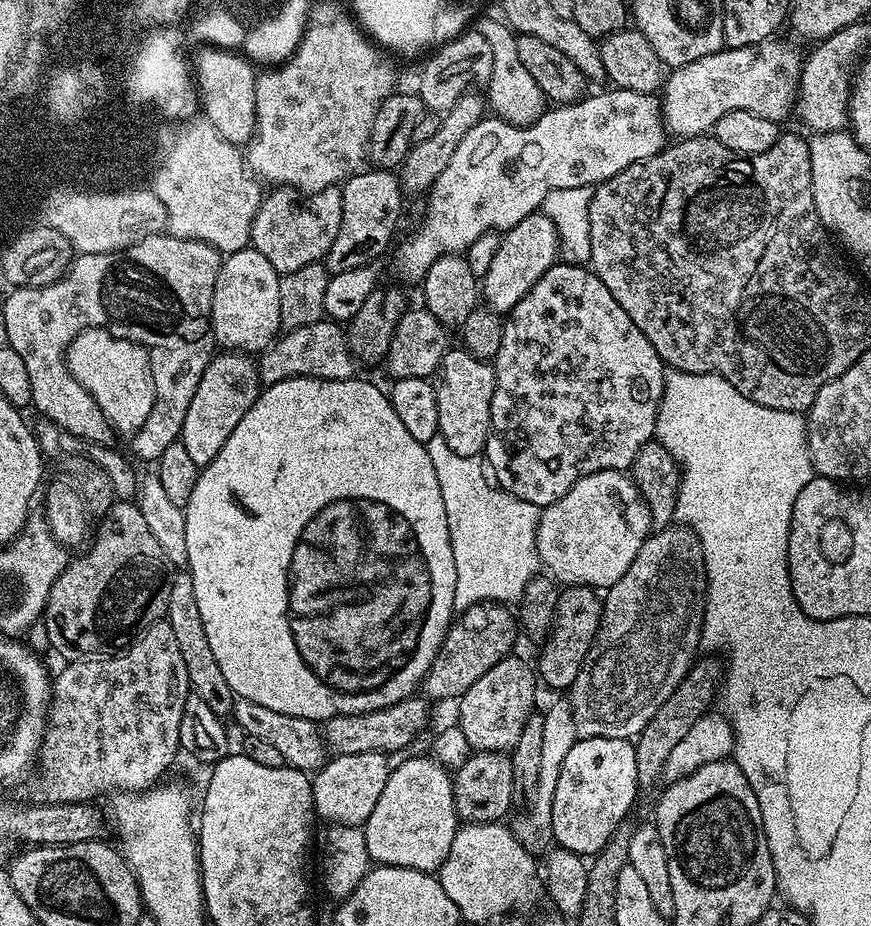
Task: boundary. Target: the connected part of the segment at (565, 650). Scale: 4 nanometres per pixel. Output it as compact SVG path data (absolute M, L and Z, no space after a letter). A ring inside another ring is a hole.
M573 584L565 587L558 598L556 620L552 623L552 635L544 641L540 652L538 676L552 688L571 689L586 662L596 631L600 629L600 619L604 617L602 596L595 588L586 584Z

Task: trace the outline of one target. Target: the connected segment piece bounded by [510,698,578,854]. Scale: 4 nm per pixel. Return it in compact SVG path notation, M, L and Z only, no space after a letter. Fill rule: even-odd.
M560 698L560 700L554 701L548 709L543 709L542 715L544 718L542 722L542 762L538 769L538 786L527 801L528 809L520 813L517 811L511 817L513 820L510 822L510 829L514 838L527 852L533 854L547 853L553 843L552 799L554 798L554 786L558 786L558 774L562 770L562 761L566 759L566 754L570 754L570 746L574 746L578 739L574 730L572 706L567 699Z

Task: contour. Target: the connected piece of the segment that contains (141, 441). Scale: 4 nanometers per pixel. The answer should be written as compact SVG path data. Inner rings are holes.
M157 234L142 238L123 252L77 255L67 272L53 284L12 288L4 300L2 319L6 322L8 347L18 350L30 377L31 407L37 408L43 419L54 422L88 444L107 445L111 441L108 439L114 436L114 429L92 401L92 395L70 374L66 349L87 328L104 328L118 338L133 340L148 349L156 387L156 405L148 421L131 437L132 448L140 460L159 461L166 446L179 441L182 422L186 422L186 410L190 410L190 398L194 398L194 390L198 390L198 382L202 382L202 374L214 355L212 299L221 259L222 253L206 242Z

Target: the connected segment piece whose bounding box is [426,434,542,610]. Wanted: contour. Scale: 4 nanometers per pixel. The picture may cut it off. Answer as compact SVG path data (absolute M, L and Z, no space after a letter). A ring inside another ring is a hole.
M439 434L426 447L430 454L430 462L434 462L438 486L442 490L442 503L446 505L446 526L450 530L450 550L454 550L454 609L463 610L485 602L507 605L508 600L519 601L528 583L542 568L536 545L536 531L542 510L530 502L522 502L522 498L505 492L489 479L485 465L477 457L454 454L454 450L446 446Z

